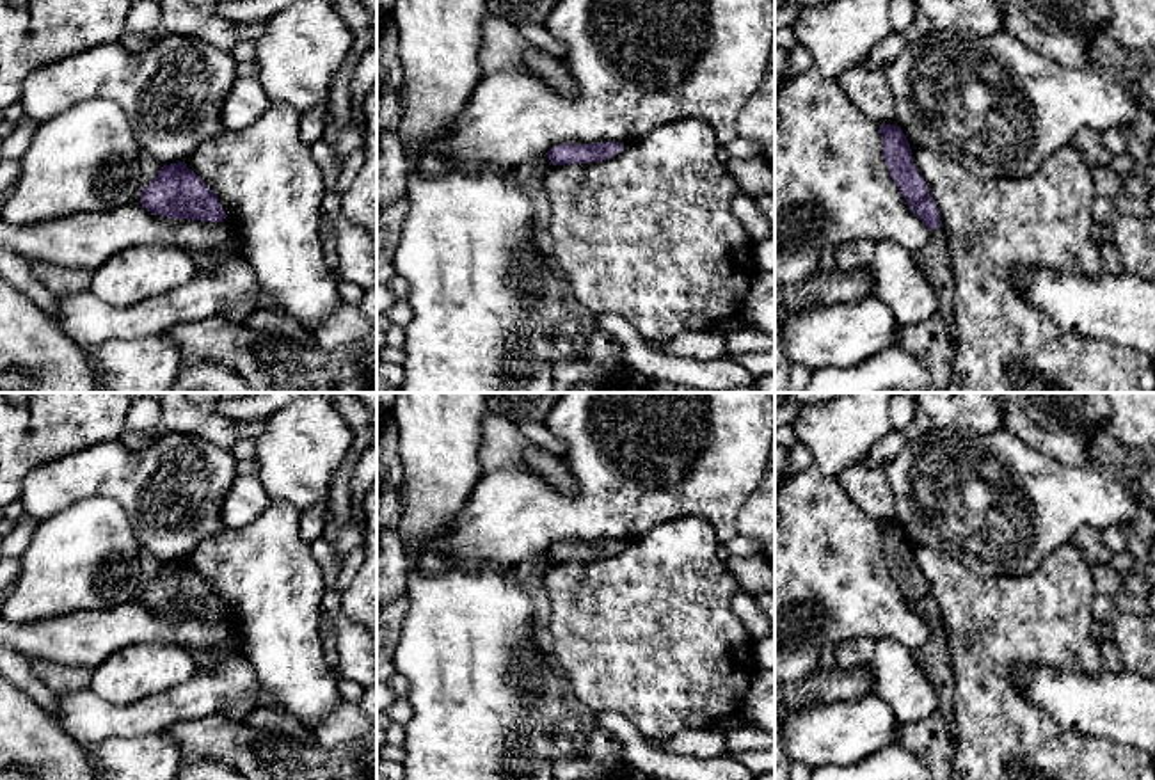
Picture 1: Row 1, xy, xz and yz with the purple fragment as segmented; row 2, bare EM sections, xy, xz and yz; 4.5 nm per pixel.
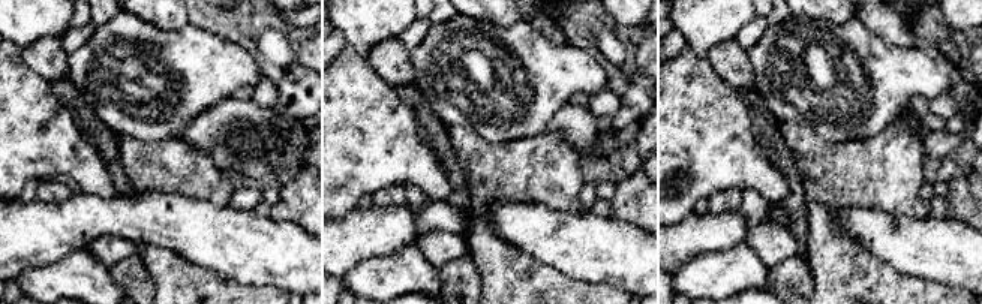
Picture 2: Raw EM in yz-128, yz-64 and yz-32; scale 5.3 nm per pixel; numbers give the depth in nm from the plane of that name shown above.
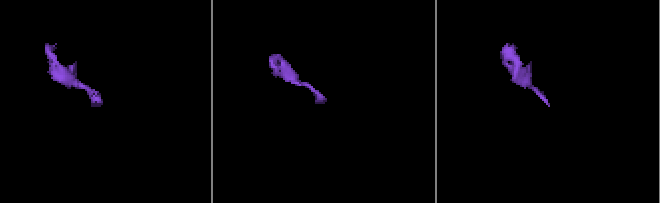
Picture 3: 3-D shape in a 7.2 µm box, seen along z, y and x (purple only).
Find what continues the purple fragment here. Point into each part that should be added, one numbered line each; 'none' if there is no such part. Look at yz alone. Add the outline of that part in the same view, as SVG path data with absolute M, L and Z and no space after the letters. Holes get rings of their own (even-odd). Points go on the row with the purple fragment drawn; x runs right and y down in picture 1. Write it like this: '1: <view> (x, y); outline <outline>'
1: yz (933, 258); outline M944 227L929 229L928 243L915 254L915 259L924 272L929 286L938 298L938 316L954 327L954 272L951 254L947 251L947 235Z

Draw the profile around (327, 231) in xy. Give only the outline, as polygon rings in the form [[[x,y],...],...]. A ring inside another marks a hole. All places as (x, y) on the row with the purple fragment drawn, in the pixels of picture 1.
[[[322,213],[320,219],[320,242],[325,254],[327,267],[336,272],[338,267],[338,240],[336,227],[331,217]]]

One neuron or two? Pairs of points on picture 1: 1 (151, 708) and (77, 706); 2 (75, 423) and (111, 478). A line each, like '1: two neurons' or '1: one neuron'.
1: one neuron
2: two neurons

